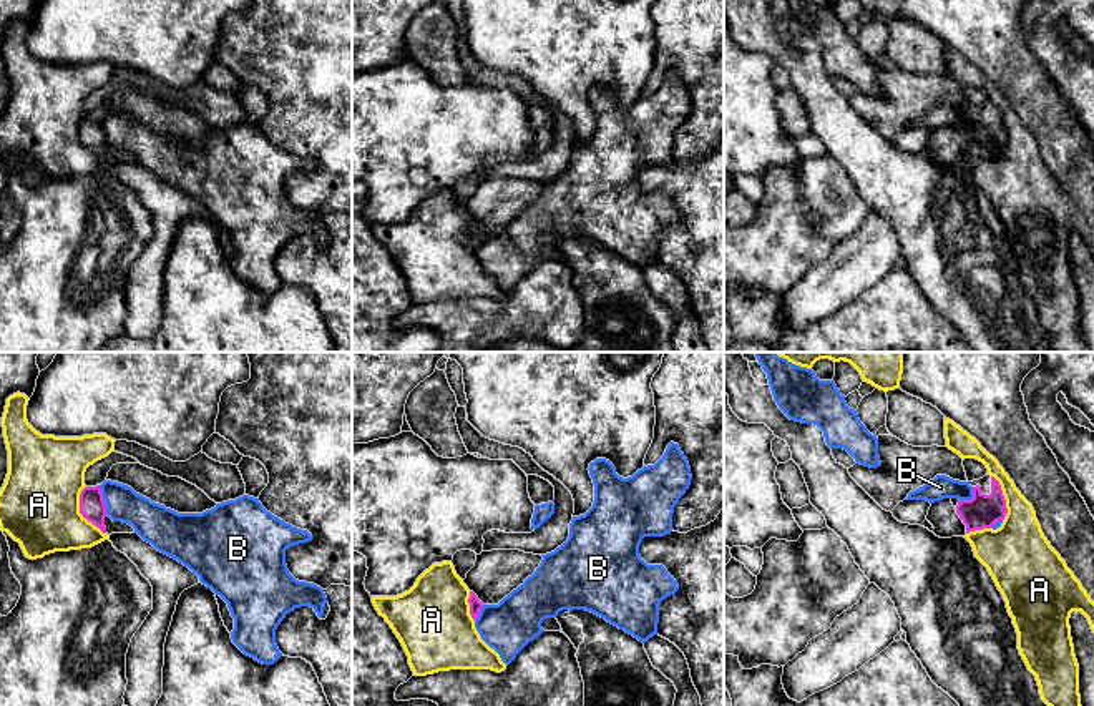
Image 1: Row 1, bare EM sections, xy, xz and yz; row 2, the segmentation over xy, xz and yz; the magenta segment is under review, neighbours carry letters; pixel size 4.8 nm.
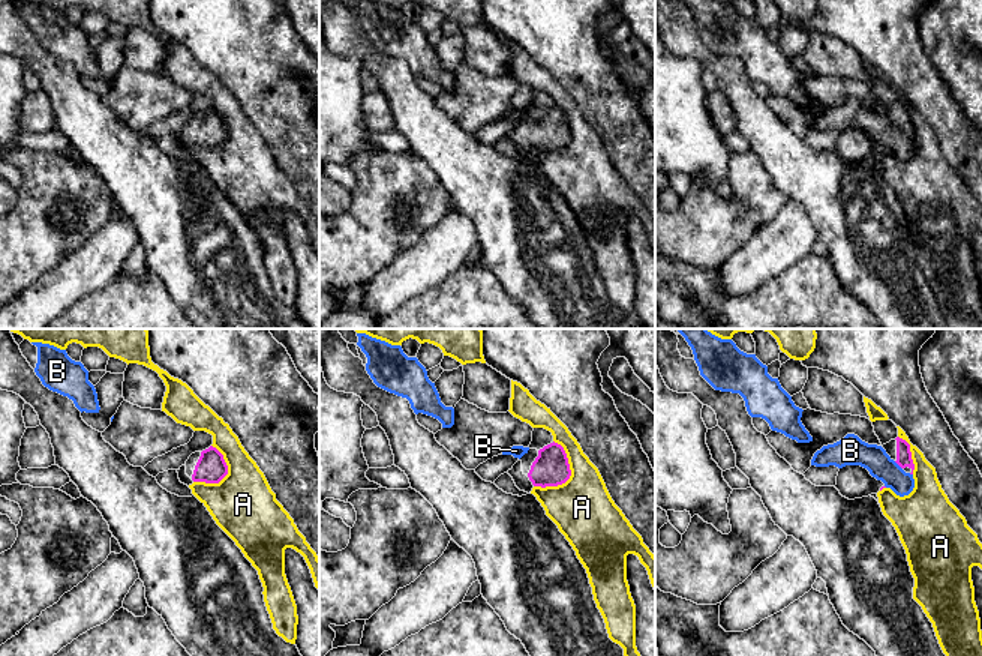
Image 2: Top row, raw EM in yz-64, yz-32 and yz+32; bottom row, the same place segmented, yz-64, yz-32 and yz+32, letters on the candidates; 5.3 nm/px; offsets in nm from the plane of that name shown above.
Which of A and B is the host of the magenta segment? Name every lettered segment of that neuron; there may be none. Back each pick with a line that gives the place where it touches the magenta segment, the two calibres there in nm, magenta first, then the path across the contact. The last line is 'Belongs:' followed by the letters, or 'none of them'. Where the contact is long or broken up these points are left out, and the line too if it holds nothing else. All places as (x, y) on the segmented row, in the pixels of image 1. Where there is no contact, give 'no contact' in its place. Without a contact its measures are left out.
Belongs: none of them

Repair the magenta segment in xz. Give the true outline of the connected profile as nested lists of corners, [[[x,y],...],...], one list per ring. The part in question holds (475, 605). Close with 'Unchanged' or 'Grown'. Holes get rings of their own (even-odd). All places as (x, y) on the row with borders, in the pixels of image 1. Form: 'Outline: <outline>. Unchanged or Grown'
Outline: [[[491,550],[476,555],[475,566],[463,583],[470,590],[470,615],[478,618],[485,605],[498,605],[525,583],[540,566],[543,556],[520,550]]]. Grown

